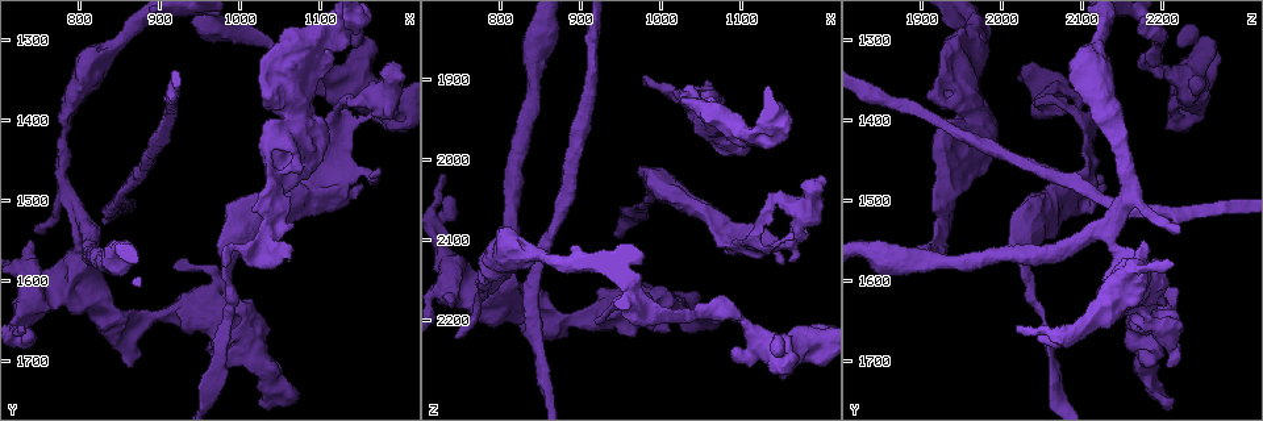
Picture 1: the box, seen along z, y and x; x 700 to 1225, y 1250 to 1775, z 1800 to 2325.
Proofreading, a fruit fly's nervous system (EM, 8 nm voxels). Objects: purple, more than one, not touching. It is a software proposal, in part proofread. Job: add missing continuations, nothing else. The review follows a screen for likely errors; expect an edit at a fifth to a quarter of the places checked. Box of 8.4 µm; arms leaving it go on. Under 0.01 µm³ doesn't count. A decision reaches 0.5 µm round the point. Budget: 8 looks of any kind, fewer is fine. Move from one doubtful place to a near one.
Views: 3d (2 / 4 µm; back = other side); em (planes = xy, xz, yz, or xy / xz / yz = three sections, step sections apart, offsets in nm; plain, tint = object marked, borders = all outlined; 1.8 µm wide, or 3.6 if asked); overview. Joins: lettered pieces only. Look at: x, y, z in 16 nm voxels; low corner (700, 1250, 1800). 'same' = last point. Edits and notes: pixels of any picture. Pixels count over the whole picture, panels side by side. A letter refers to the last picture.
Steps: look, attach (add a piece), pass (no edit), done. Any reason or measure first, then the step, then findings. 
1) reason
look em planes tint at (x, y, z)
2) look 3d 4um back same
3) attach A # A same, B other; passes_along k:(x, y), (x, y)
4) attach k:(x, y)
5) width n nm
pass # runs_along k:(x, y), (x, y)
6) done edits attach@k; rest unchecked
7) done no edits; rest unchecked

calibre changes
look 3d 4um at (1150, 1465, 2105)

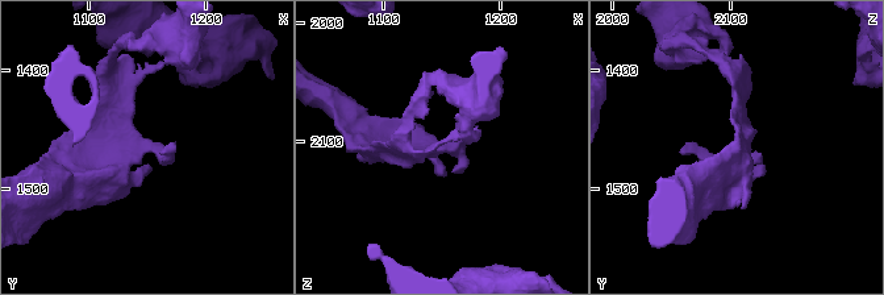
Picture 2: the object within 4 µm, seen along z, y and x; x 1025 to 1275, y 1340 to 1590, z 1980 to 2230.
look em xz step 16 tint at (1152, 1464, 2106)

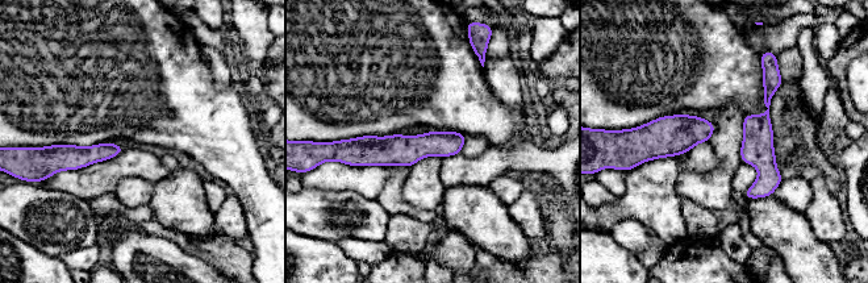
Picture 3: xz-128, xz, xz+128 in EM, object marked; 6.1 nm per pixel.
look em planes borders same

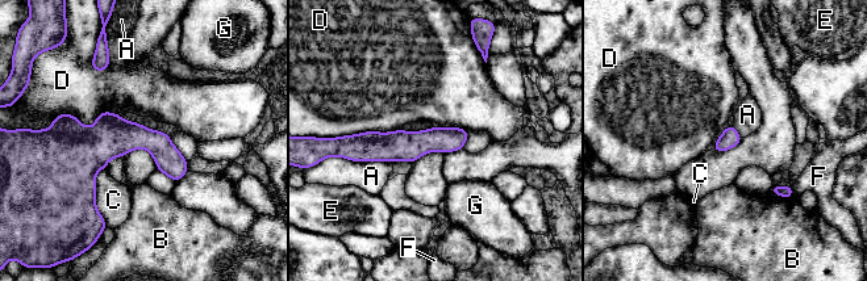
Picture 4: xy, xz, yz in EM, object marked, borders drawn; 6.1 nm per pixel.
pass # A other, B other, C other, D other, E other, F other, G other; no lettered piece goes on from it

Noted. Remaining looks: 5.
closes a loop
look 3d 2um at (1185, 1365, 2055)

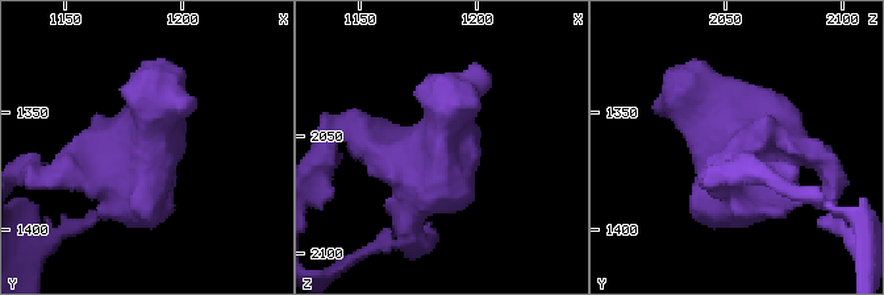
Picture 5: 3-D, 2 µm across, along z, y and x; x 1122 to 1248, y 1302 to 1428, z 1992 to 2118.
shape alone is not enough
look em yz step 16 tint at (1185, 1362, 2053)

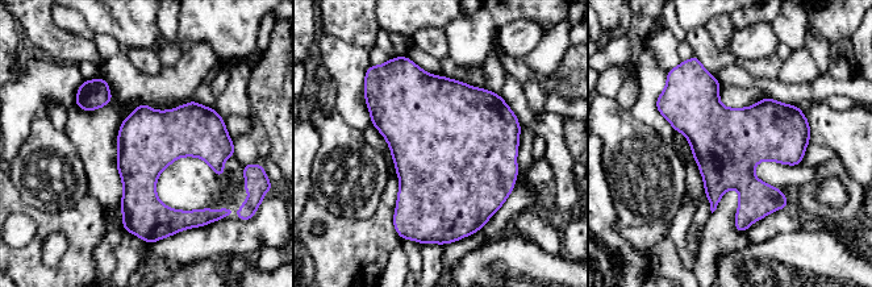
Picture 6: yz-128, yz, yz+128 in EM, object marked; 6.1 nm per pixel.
cut it another way
look em planes borders same

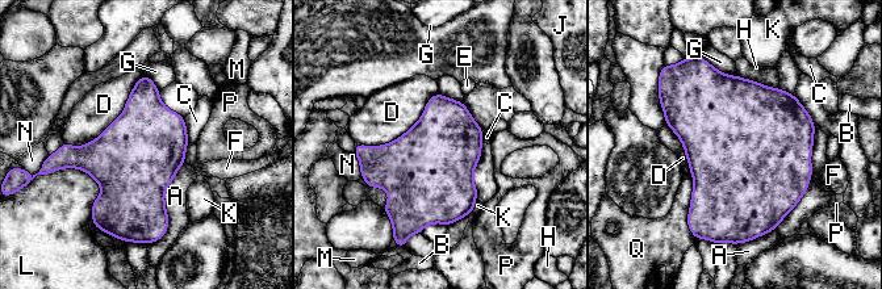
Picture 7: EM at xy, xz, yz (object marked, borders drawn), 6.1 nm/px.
pass # A other, B other, C other, D other, E other, F other, G other, H other, J other, K other, L other, M other, N other, P other, Q other; border 7:(143, 75), (92, 141), (65, 143); no lettered piece goes on from it

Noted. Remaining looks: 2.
branch stops here
look em xz step 8 borders at (1035, 1375, 1905)

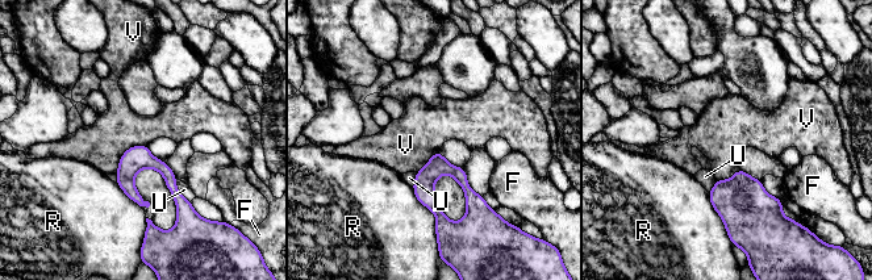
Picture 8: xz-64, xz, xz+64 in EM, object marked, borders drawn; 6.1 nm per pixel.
pass # F other, R other, U other, V other; border 8:(146, 143), (130, 146), (115, 172); no lettered piece goes on from it

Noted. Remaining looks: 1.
done no edits; rest unchecked

